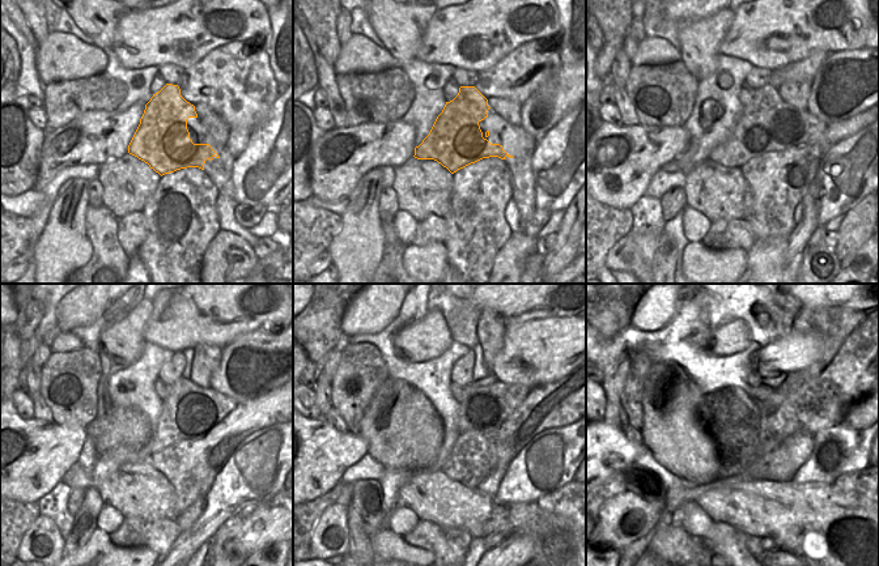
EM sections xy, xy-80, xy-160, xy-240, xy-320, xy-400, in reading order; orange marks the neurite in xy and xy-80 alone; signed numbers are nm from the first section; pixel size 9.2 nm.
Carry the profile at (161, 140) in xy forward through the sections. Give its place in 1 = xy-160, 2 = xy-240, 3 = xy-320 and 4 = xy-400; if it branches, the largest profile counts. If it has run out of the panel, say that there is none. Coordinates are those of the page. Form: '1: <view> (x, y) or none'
1: xy-160 (752, 136)
2: xy-240 (174, 422)
3: xy-320 (470, 416)
4: xy-400 (767, 412)

